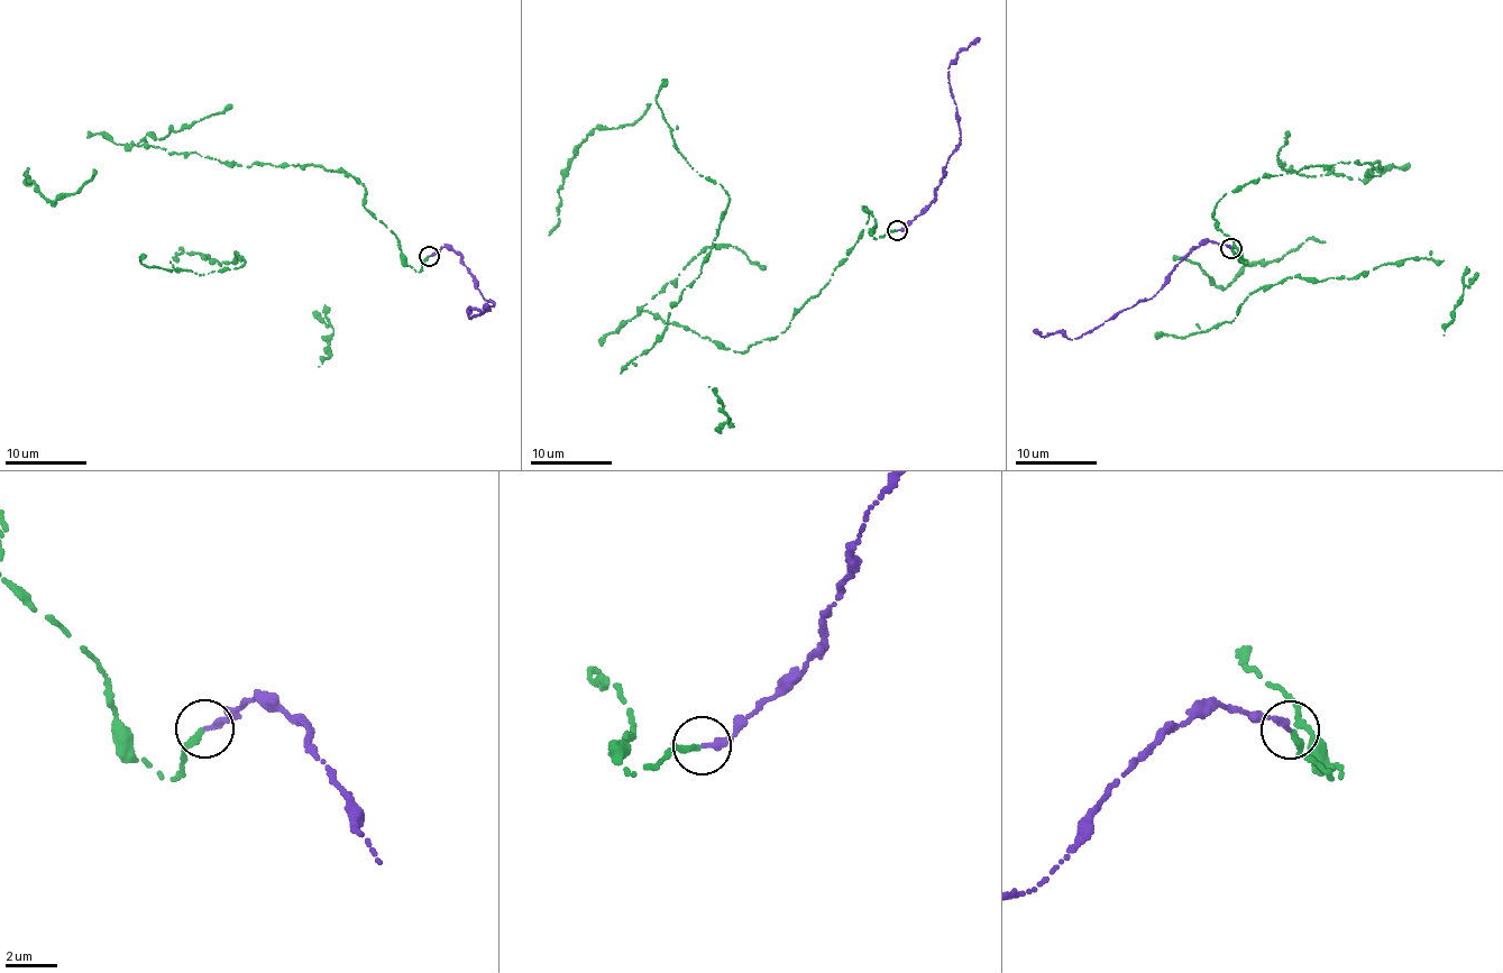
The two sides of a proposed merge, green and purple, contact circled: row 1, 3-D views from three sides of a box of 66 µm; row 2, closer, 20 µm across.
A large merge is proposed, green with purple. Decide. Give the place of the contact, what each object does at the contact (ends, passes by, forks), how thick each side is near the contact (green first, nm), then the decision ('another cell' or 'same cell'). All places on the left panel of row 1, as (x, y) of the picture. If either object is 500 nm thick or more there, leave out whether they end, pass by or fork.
(429, 256) | green ends | purple ends | 280/240 nm | same cell

